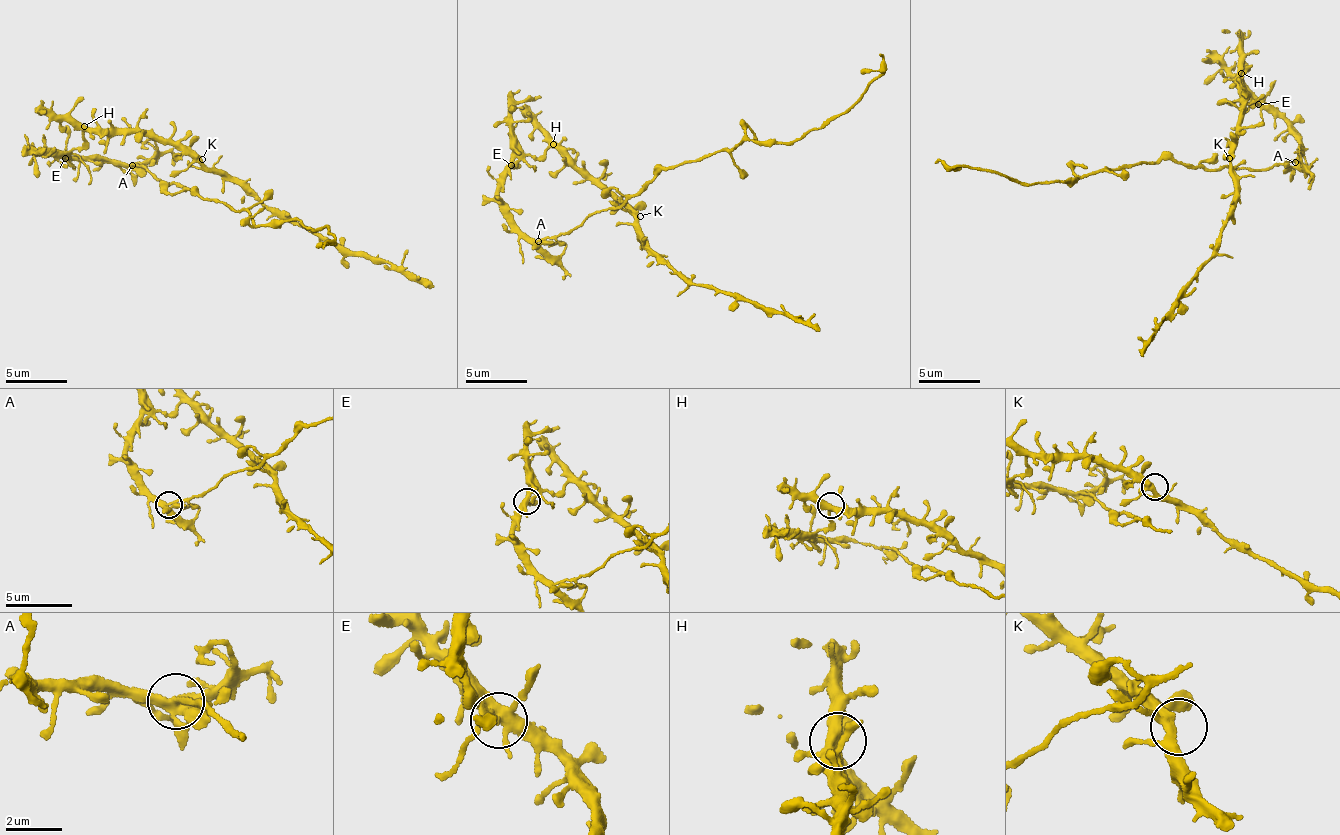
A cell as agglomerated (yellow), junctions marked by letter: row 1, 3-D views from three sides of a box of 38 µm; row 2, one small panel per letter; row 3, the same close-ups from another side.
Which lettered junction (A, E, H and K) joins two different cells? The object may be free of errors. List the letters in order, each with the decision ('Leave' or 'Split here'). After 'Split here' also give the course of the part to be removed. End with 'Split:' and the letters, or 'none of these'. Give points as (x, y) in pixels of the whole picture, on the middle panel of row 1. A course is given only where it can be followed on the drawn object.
A: Split here. Course of the part to remove: (537, 240), (615, 208), (662, 171), (747, 140), (788, 143), (826, 128), (881, 75), (878, 53)
E: Leave
H: Leave
K: Leave
Split: A

